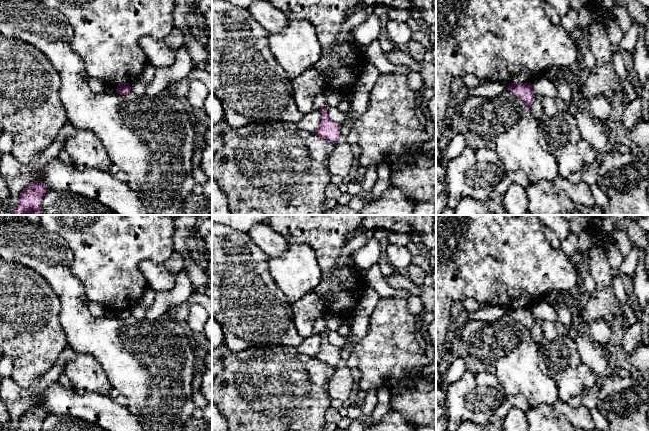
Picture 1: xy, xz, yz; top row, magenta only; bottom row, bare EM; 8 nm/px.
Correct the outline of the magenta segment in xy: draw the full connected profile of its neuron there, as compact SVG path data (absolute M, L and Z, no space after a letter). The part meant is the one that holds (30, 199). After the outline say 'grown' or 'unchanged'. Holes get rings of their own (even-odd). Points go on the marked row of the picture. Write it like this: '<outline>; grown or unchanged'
M33 180L19 196L12 215L41 215L41 204L48 187L40 180Z; unchanged

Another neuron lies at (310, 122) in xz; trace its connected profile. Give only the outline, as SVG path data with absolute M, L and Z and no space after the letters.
M312 110L307 114L303 114L302 119L296 124L301 130L315 133L321 123L321 117L322 114L319 110Z

